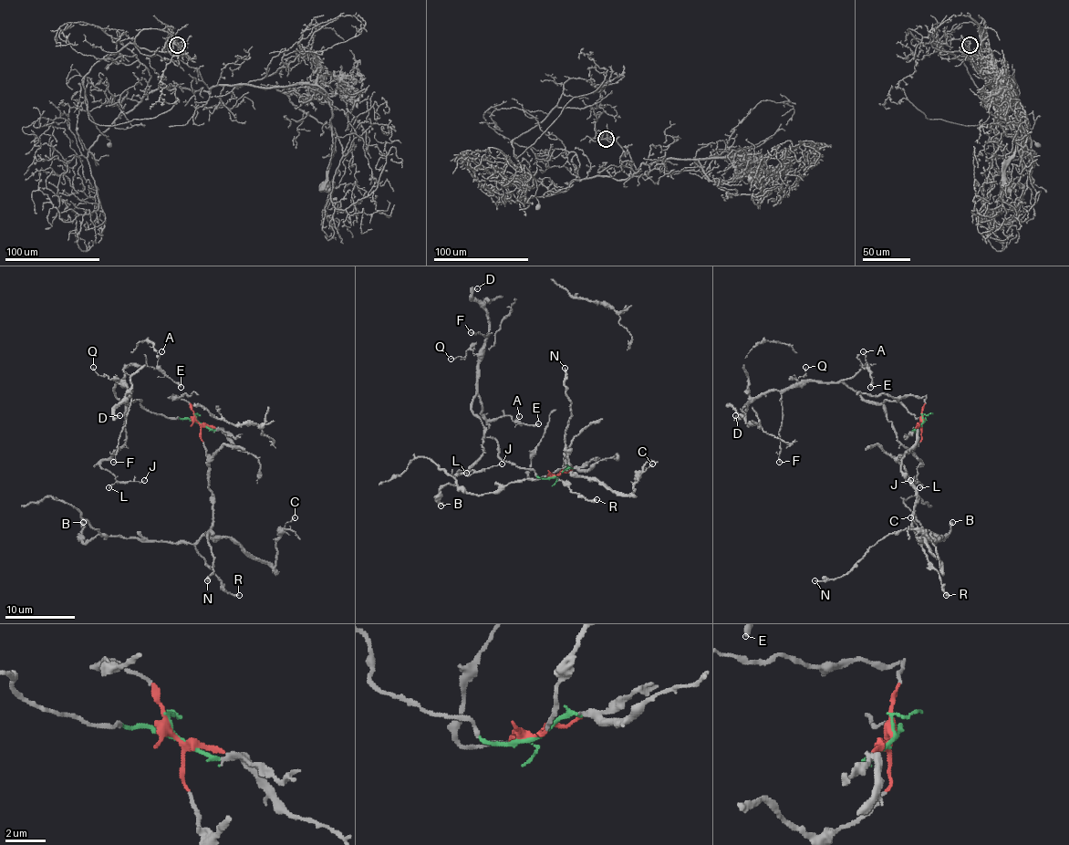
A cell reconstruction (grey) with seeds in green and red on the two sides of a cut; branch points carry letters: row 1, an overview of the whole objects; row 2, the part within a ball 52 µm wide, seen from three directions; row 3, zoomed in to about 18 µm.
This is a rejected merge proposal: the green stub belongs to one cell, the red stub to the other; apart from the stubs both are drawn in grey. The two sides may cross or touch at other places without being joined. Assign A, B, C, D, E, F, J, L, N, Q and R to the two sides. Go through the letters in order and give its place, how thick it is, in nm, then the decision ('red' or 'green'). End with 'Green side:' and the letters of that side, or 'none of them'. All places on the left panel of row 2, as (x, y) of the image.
A: place (161, 351); calibre 100 nm; green
B: place (83, 522); calibre 320 nm; red
C: place (295, 517); calibre 110 nm; red
D: place (119, 415); calibre 160 nm; green
E: place (181, 387); calibre 280 nm; green
F: place (113, 462); calibre 110 nm; green
J: place (144, 480); calibre 100 nm; green
L: place (108, 487); calibre 120 nm; green
N: place (207, 580); calibre 180 nm; red
Q: place (93, 367); calibre 90 nm; green
R: place (239, 595); calibre 240 nm; red
Green side: A, D, E, F, J, L, Q

